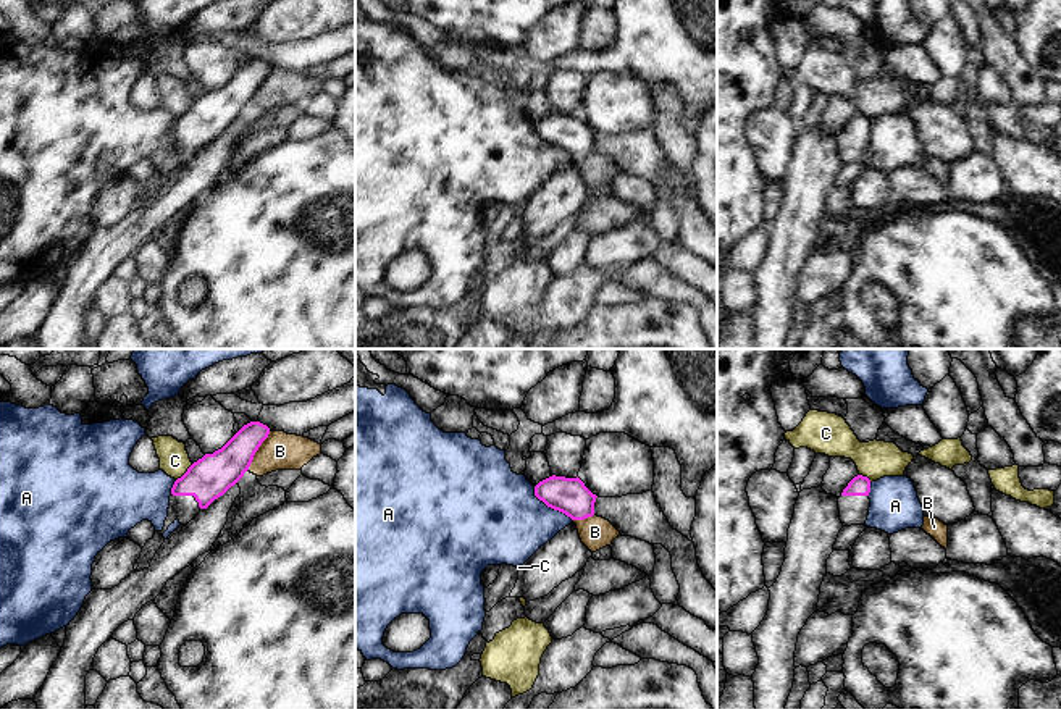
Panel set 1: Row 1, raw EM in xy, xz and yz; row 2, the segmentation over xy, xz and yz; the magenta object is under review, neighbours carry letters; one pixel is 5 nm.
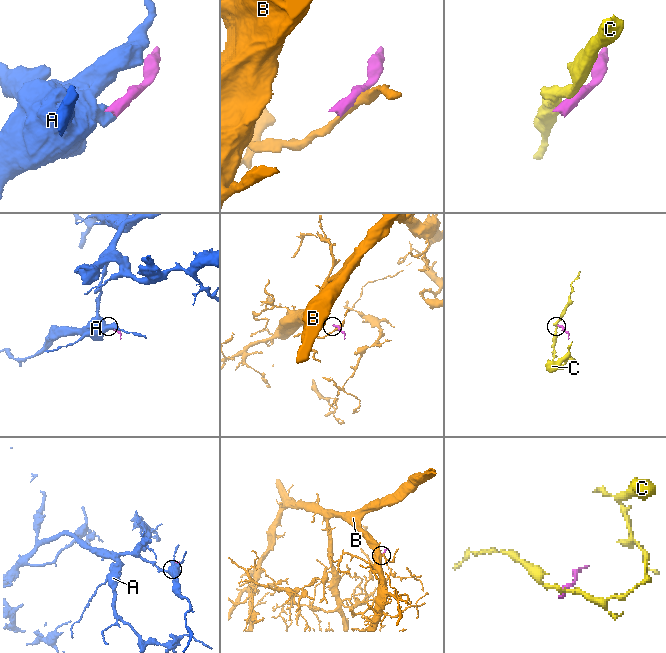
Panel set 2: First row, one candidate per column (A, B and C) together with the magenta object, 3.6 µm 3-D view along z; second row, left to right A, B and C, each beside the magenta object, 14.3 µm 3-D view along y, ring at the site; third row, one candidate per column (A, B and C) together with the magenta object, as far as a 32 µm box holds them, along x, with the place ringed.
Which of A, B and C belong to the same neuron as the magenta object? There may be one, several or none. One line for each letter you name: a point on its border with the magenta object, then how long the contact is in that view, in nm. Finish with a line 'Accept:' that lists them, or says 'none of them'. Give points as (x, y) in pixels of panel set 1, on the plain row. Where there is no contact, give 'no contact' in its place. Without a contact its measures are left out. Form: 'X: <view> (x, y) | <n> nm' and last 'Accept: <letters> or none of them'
Accept: none of them

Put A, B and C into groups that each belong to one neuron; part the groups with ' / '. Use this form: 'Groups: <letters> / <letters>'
Groups: A / B / C

